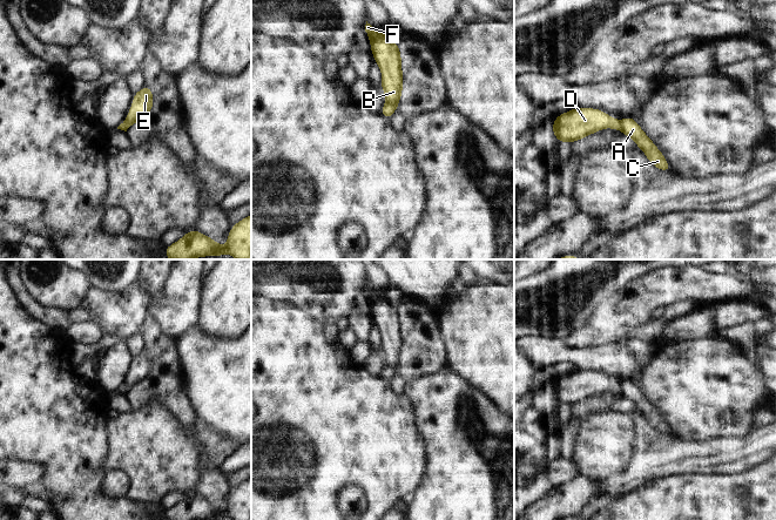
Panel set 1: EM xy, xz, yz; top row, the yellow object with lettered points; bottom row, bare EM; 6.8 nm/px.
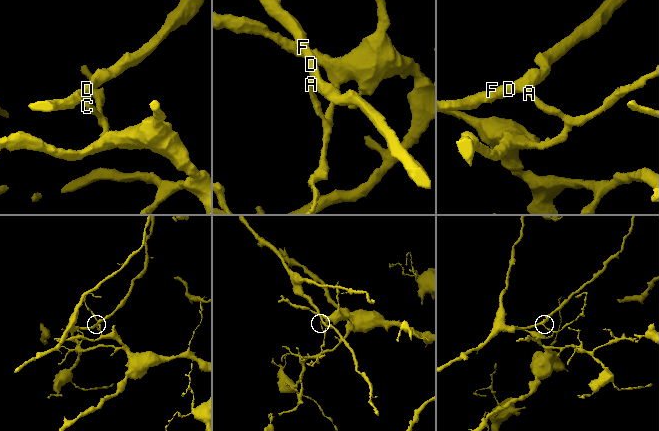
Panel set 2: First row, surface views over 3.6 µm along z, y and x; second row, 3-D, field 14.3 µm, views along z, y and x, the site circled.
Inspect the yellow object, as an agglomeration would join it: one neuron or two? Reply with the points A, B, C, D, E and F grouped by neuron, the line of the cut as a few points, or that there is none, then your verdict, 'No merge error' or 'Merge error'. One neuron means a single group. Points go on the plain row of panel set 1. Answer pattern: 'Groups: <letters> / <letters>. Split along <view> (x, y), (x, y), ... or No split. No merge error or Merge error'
Groups: A C / B D E F. Split along xz (386, 365), (390, 365), (396, 371). Merge error.

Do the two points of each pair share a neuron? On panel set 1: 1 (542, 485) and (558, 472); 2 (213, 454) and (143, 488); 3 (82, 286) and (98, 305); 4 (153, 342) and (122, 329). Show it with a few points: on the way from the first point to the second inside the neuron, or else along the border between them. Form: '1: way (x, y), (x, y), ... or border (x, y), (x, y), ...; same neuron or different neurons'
1: border (548, 461), (548, 478), (553, 485); different neurons
2: way (195, 454), (177, 454), (161, 471); same neuron
3: border (93, 286), (87, 299), (81, 305); different neurons
4: border (149, 311), (147, 322), (141, 331); different neurons

